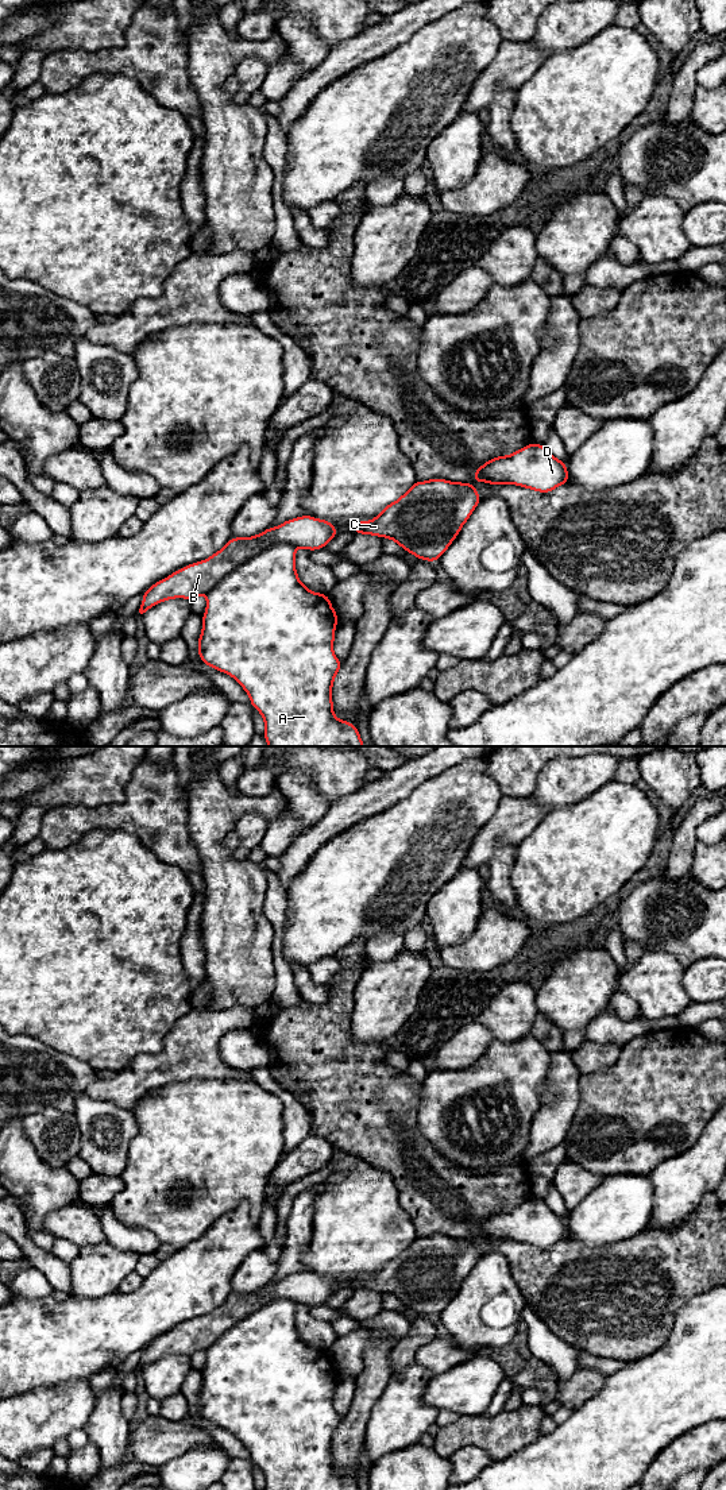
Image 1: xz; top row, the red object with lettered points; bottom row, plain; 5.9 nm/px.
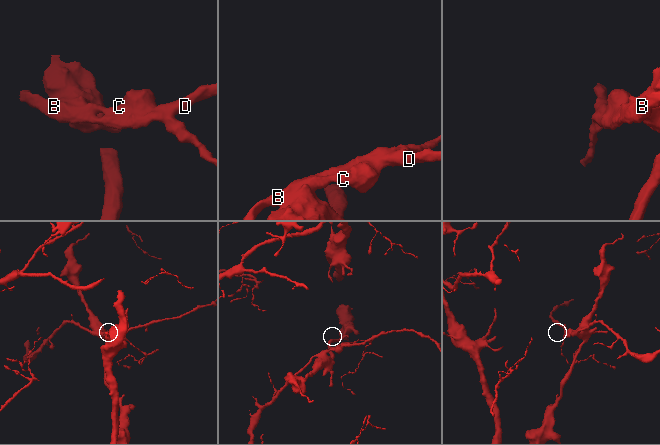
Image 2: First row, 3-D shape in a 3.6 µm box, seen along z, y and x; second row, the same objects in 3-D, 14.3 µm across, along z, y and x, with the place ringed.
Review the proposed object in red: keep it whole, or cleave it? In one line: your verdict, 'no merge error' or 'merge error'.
merge error

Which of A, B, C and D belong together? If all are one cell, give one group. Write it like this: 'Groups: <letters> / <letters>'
Groups: A / B C D

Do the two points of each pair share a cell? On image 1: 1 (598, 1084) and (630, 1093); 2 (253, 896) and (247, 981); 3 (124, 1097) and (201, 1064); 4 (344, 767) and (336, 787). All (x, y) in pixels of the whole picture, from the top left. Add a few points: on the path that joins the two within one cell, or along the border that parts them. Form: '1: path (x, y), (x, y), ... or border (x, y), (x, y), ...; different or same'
1: path (606, 1092), (622, 1093); same
2: path (247, 918), (247, 960); same
3: path (143, 1079), (158, 1065), (182, 1064); same
4: path (340, 772), (336, 776), (336, 782); same

